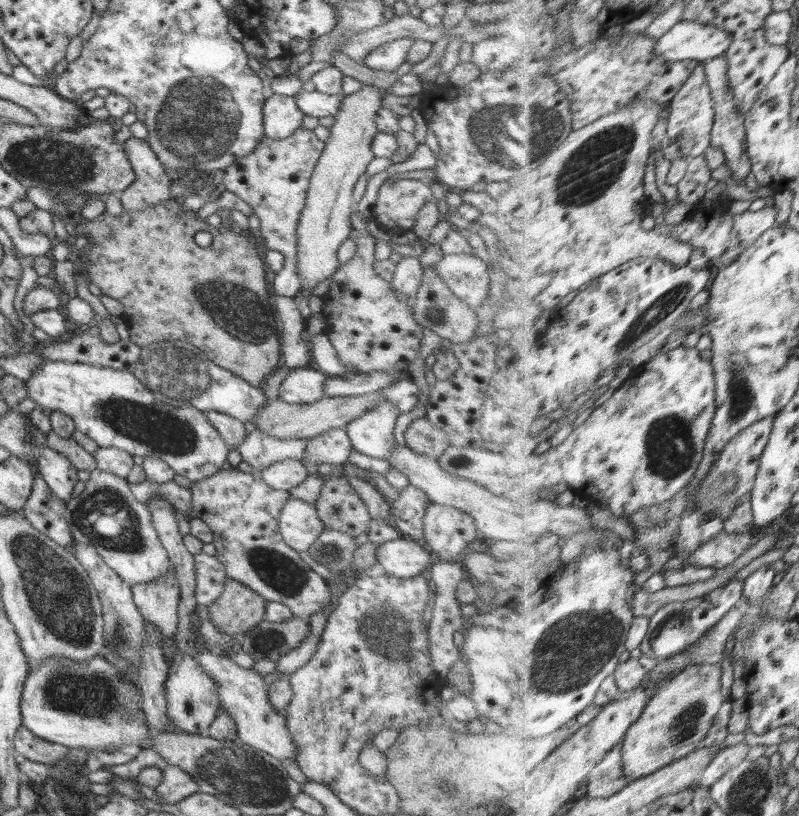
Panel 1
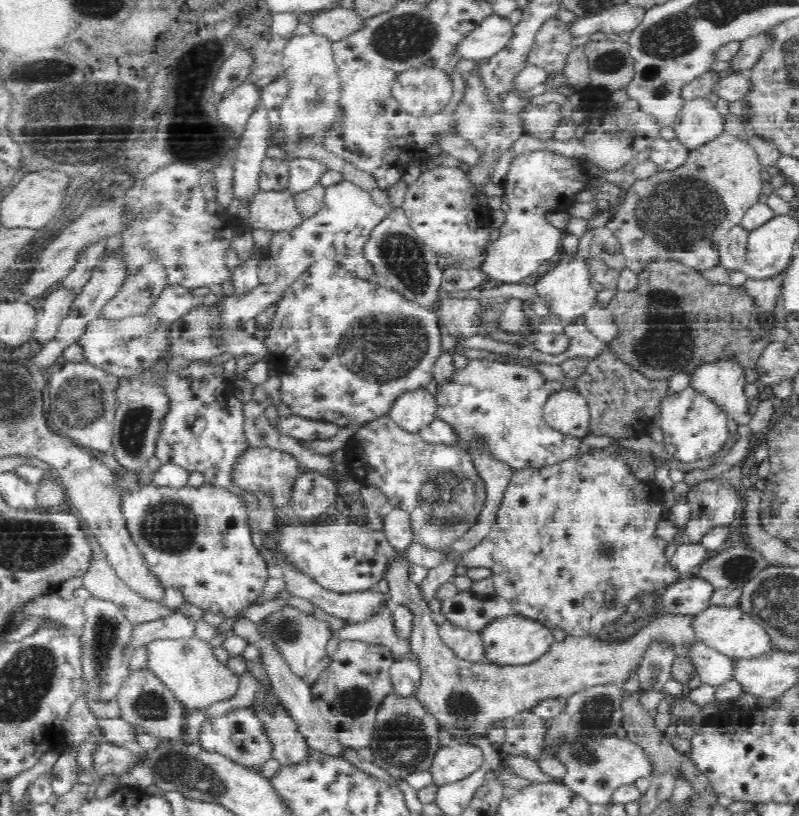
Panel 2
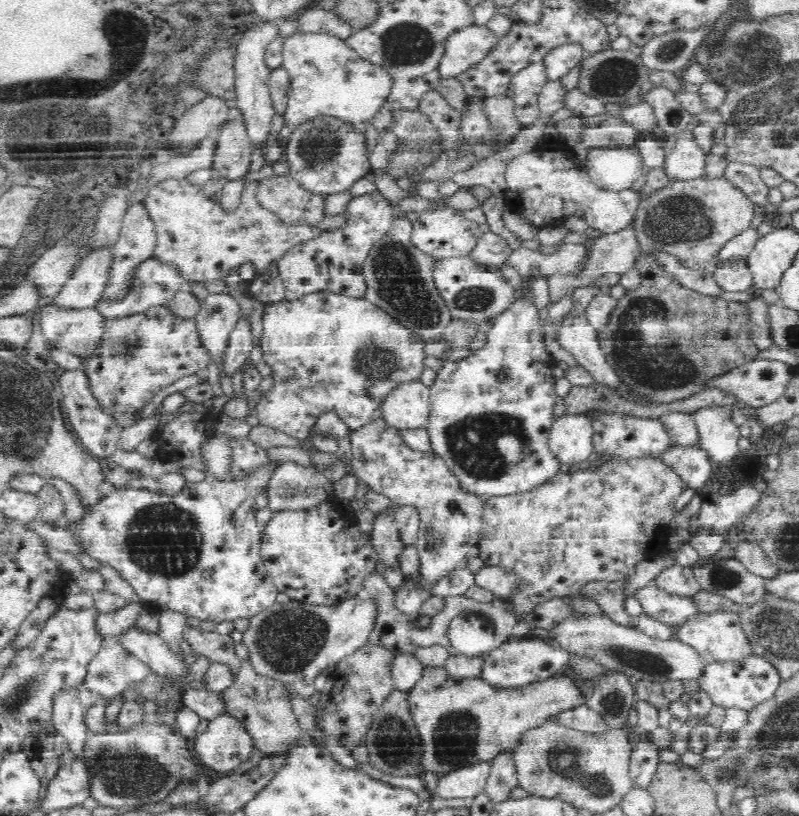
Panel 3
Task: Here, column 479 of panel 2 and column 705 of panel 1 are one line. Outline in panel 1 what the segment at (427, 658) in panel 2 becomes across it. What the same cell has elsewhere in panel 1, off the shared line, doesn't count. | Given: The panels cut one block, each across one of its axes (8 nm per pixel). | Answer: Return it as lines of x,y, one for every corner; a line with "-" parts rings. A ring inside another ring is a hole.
722,663
696,664
659,688
638,723
630,728
629,735
622,742
628,778
638,780
654,774
701,748
729,696
722,688
724,667

